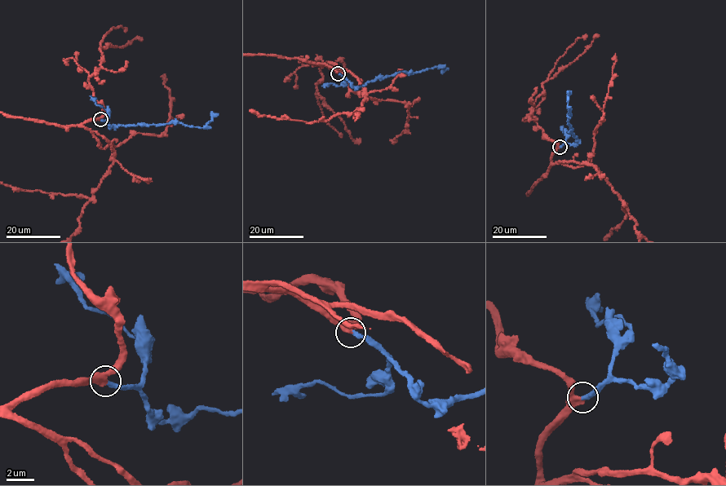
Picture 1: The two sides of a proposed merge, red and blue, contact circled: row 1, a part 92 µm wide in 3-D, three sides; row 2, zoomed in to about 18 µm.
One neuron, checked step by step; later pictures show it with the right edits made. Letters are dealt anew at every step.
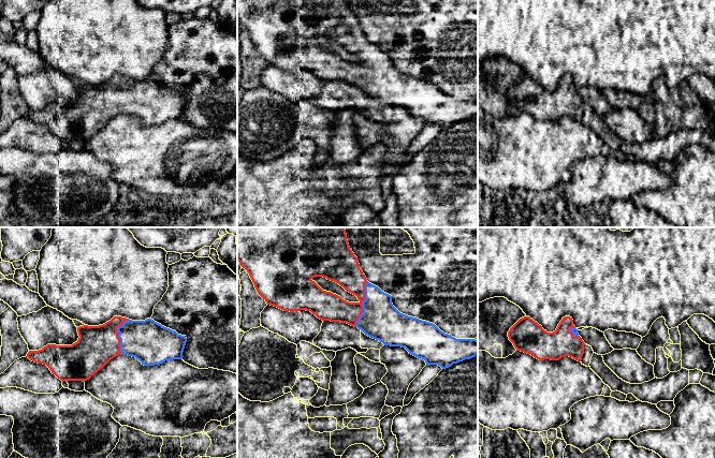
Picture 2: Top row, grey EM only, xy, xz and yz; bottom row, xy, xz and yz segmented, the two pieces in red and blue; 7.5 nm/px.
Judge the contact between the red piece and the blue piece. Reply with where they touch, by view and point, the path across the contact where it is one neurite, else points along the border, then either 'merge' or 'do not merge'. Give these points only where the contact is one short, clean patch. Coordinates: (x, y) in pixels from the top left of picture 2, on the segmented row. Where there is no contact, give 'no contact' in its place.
meets red in xz at (361, 304); merge

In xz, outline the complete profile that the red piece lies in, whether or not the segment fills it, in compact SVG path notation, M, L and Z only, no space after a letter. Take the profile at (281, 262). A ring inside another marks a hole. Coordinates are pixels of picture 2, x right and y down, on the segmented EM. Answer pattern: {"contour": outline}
{"contour": "M237 227L237 261L239 265L247 270L249 274L254 287L258 294L266 301L267 305L277 307L283 311L300 311L306 310L310 311L315 314L318 319L331 322L340 322L347 323L351 326L358 327L361 329L365 335L368 337L379 340L384 345L391 346L402 346L405 348L409 354L422 358L425 360L426 365L438 365L442 369L451 367L453 364L457 364L465 359L470 359L478 355L478 340L476 339L456 339L451 335L444 334L441 331L435 324L419 320L417 317L408 316L406 314L400 313L392 304L392 296L382 292L378 286L369 283L363 274L362 269L360 268L360 264L358 262L358 257L354 255L352 250L349 247L347 240L347 234L345 227ZM315 277L323 277L327 280L334 281L342 286L347 292L355 295L359 302L349 302L342 299L340 296L333 294L331 292L323 291L315 281L311 279Z"}

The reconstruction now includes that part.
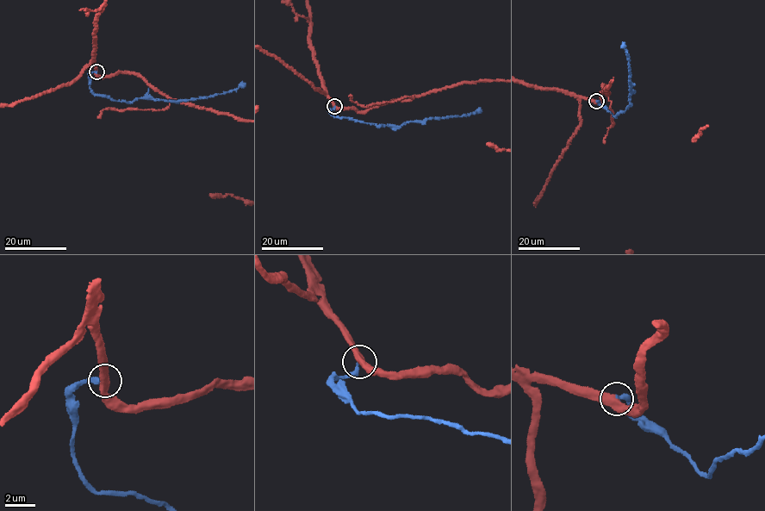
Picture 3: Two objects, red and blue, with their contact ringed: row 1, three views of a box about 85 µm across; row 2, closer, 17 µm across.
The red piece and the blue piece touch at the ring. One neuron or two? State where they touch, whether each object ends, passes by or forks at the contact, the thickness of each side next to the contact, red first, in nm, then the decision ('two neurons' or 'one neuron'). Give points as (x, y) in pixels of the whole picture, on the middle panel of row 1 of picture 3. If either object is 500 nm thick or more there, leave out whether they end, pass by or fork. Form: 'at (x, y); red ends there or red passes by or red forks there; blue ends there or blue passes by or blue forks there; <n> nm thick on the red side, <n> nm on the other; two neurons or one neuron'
at (334, 106); red passes by; blue ends there; 440 nm thick on the red side, 340 nm on the other; one neuron

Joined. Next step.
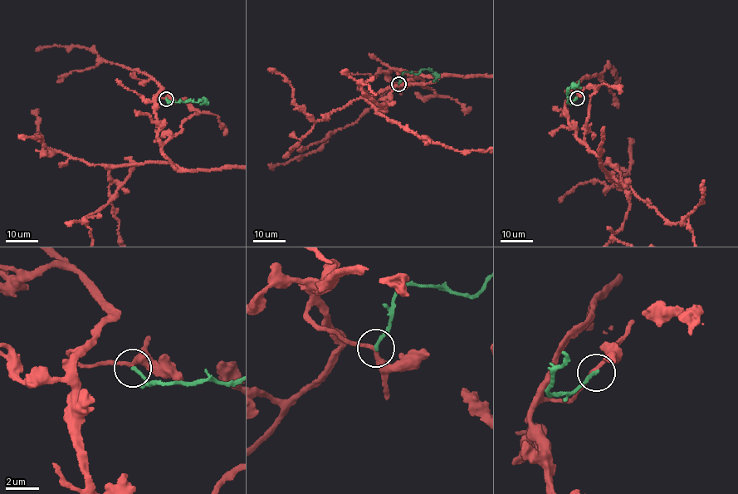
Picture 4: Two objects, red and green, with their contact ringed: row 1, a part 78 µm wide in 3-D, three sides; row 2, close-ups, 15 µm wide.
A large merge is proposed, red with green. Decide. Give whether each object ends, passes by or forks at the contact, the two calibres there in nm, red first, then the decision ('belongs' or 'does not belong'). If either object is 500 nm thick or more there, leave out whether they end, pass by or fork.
red passes by | green ends | 240/200 nm | does not belong

